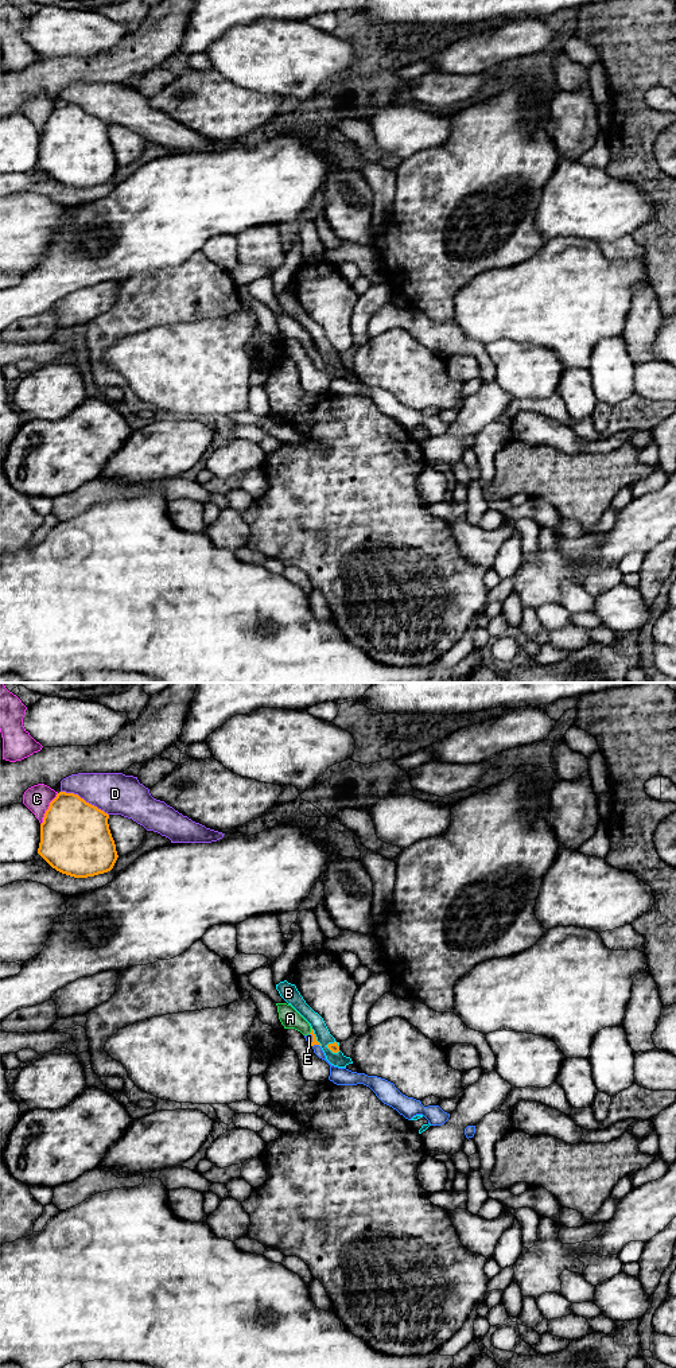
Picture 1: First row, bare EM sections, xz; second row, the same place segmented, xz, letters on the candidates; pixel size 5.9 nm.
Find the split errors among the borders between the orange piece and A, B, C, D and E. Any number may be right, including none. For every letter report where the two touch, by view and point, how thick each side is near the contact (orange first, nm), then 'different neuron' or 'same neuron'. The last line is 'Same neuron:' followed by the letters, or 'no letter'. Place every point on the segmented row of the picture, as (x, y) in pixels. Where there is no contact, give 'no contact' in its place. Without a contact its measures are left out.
A: contact xz (311, 1032); calibres 30 and 120 nm; different neuron
B: contact xz (333, 1052); calibres 60 and 90 nm; different neuron
C: contact xz (47, 809); calibres 420 and 160 nm; different neuron
D: contact xz (84, 800); calibres 420 and 260 nm; different neuron
E: contact xz (313, 1038); calibres 30 and 40 nm; different neuron
Same neuron: no letter

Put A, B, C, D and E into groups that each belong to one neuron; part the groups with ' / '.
A E / B / C / D

